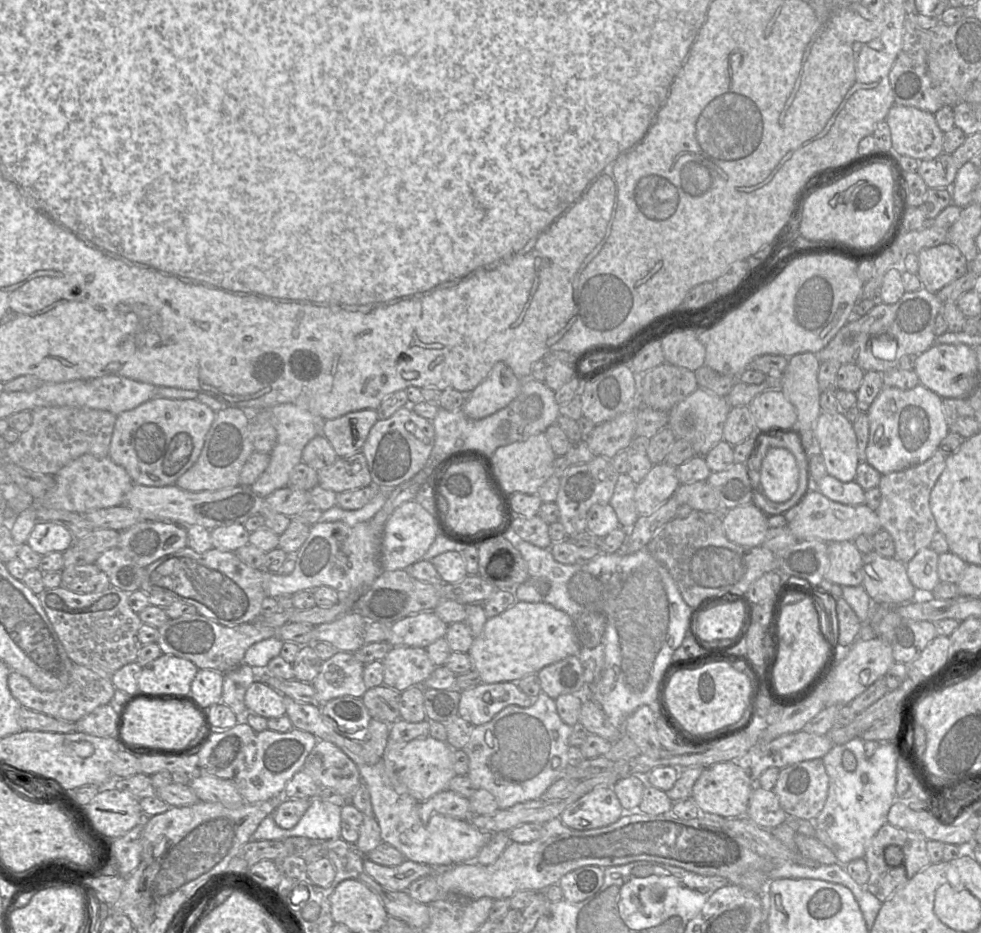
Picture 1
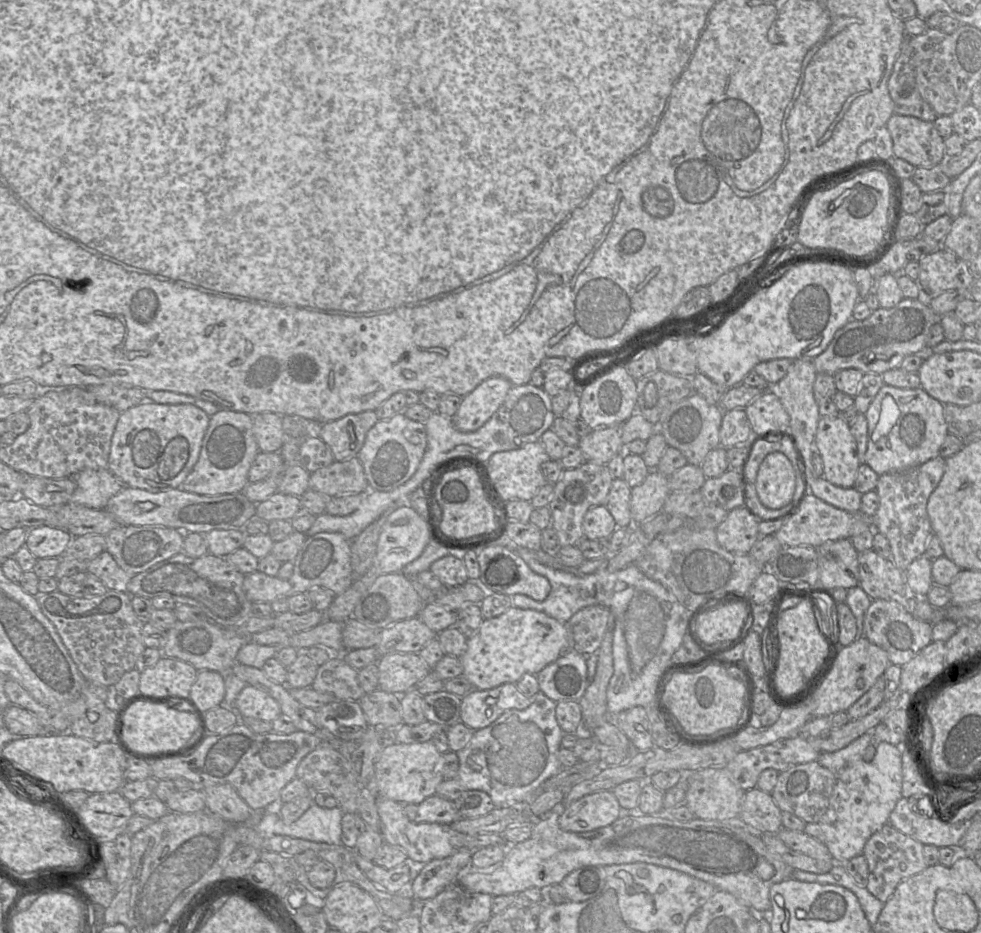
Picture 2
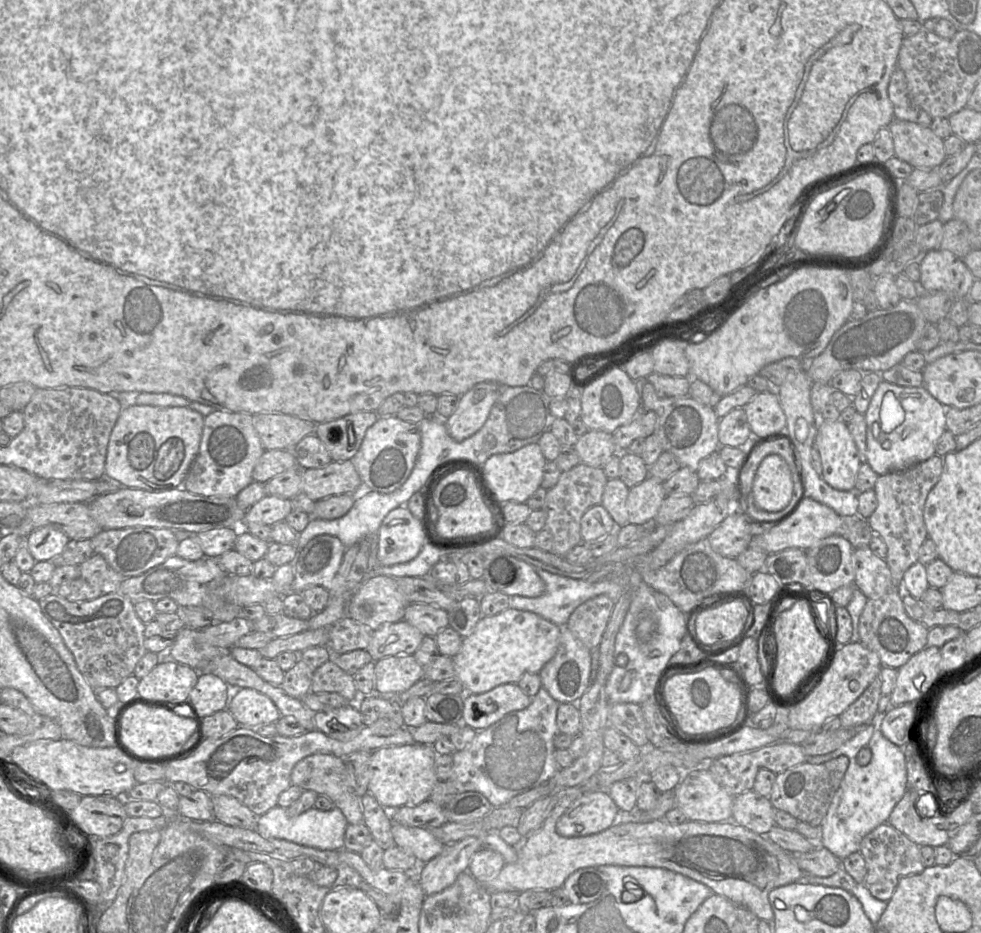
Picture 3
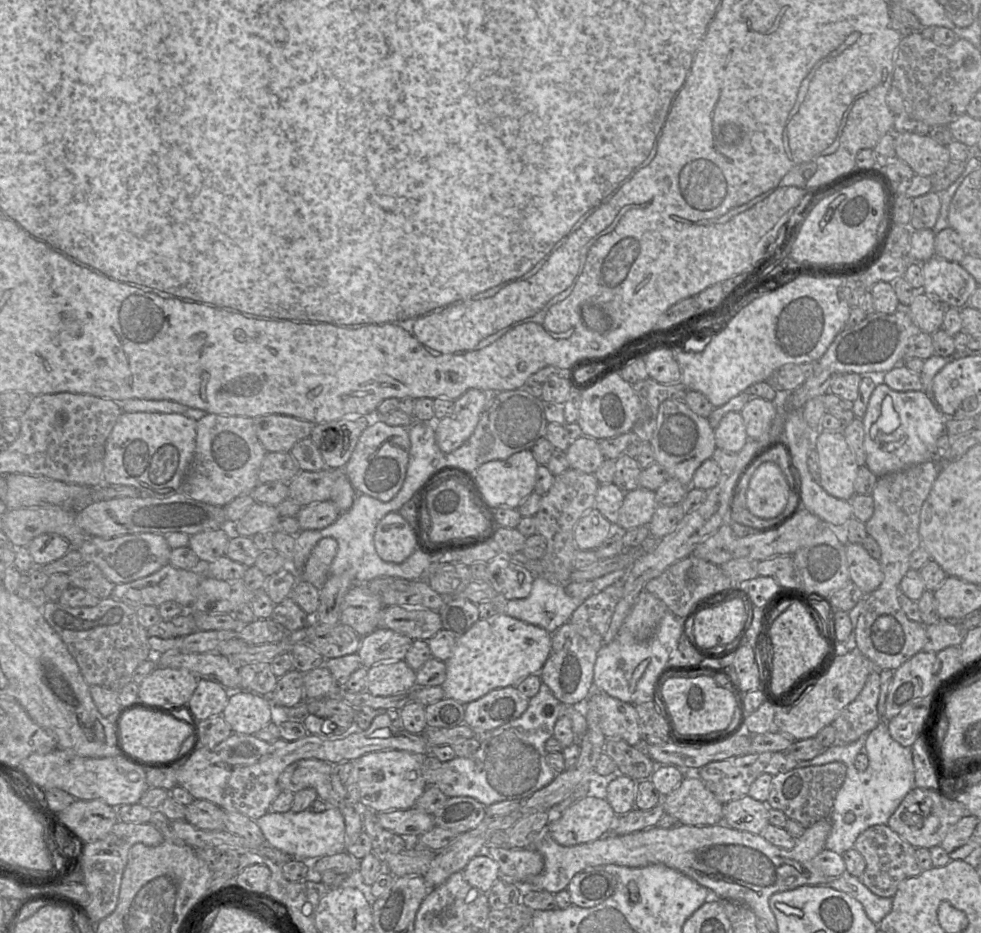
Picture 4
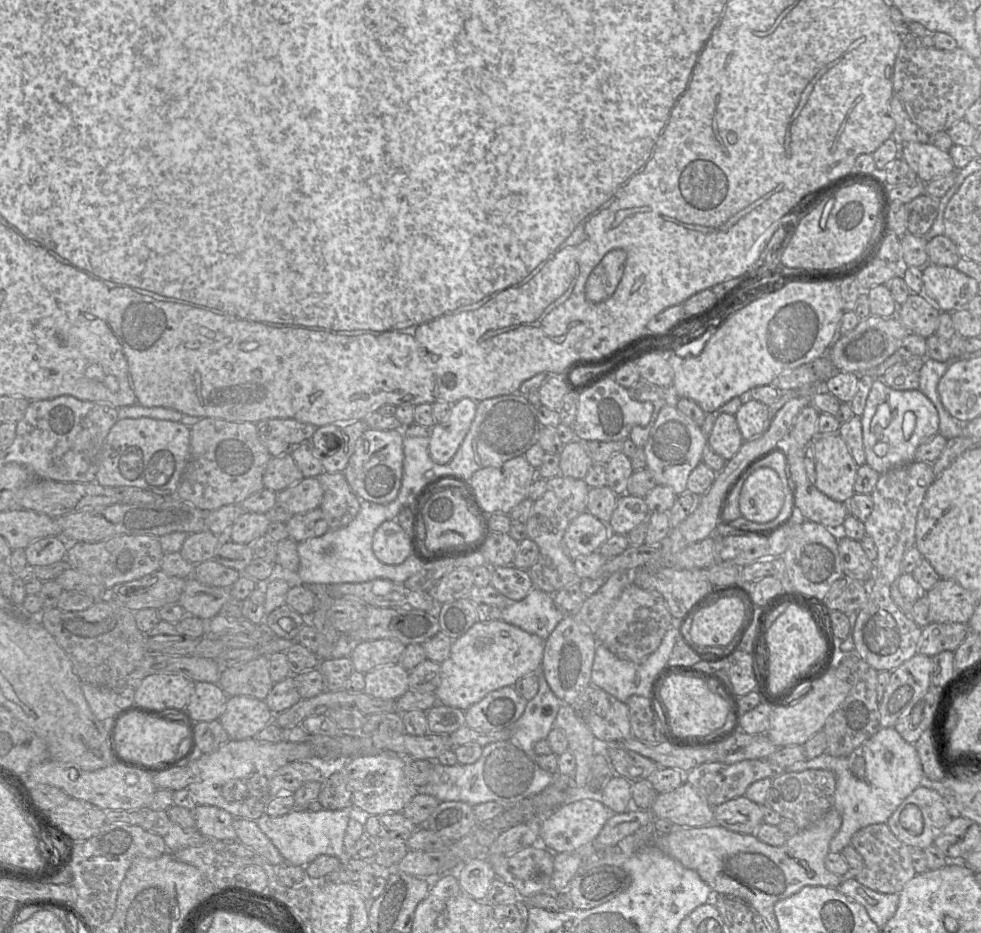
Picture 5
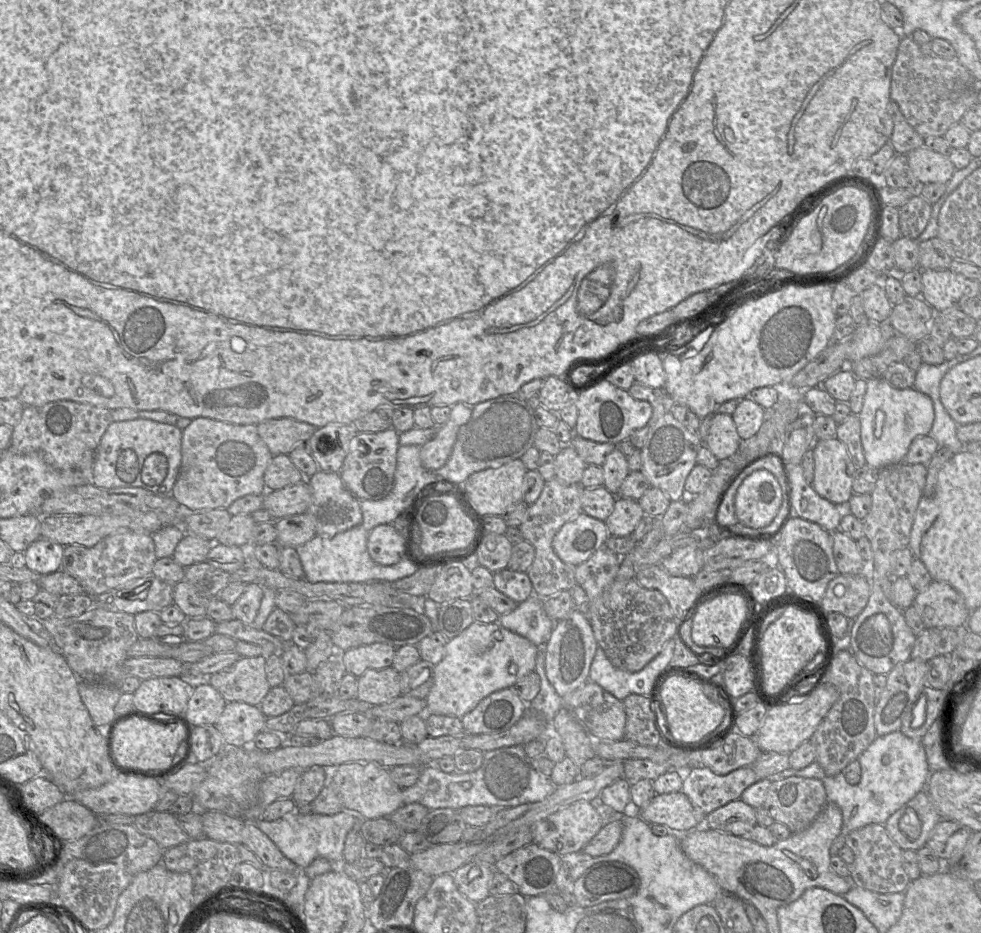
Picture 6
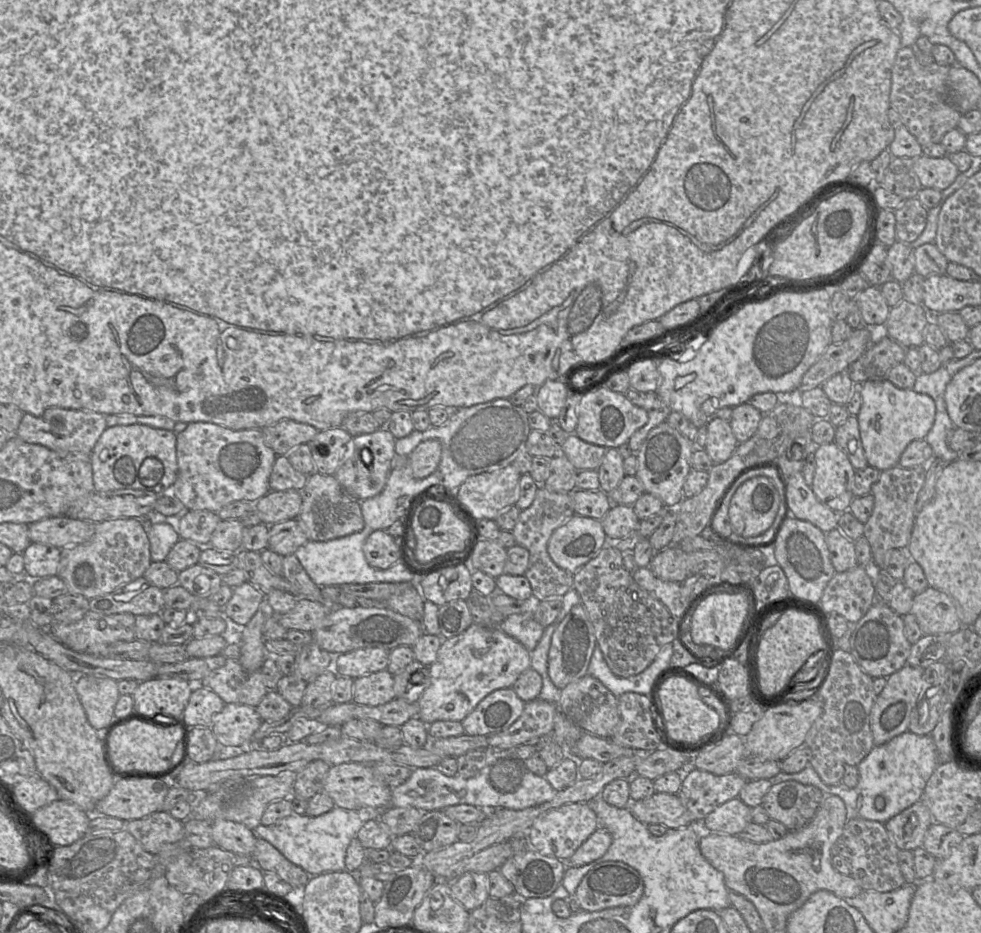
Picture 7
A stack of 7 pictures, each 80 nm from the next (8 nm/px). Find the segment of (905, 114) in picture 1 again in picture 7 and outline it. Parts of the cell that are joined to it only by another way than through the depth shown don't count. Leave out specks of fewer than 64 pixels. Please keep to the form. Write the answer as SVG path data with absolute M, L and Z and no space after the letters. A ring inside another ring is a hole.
M921 154L911 159L913 159L913 170L922 187L942 191L951 185L960 173L948 155L935 158Z

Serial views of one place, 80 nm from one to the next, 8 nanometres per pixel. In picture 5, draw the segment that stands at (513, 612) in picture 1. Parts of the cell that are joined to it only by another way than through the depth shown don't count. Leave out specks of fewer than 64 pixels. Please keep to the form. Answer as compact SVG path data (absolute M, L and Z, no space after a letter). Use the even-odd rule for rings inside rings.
M501 619L485 622L477 621L465 634L452 642L449 657L440 664L440 684L434 692L437 697L437 704L465 711L471 705L482 700L488 693L506 686L513 686L518 679L534 673L540 667L545 642L546 640L538 635L526 632Z

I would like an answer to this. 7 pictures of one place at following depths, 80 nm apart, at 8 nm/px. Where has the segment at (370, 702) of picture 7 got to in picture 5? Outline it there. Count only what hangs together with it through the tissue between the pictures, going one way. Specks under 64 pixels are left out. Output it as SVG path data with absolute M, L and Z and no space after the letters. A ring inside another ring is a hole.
M400 663L376 667L364 675L364 692L372 697L396 700L409 690L409 671Z

